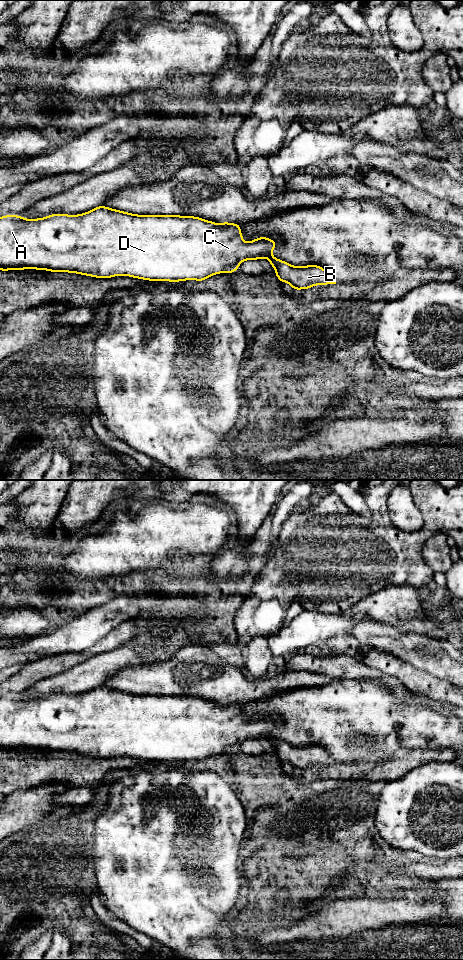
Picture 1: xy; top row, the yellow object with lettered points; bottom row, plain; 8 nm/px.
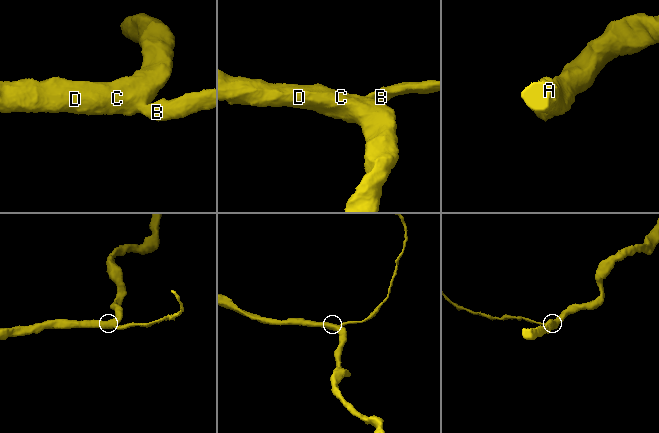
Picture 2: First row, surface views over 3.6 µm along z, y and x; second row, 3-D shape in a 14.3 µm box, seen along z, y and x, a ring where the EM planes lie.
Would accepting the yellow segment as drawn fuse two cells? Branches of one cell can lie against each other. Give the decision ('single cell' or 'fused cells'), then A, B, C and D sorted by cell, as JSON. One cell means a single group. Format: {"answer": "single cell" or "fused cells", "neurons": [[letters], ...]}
{"answer": "single cell", "neurons": [["A", "B", "C", "D"]]}

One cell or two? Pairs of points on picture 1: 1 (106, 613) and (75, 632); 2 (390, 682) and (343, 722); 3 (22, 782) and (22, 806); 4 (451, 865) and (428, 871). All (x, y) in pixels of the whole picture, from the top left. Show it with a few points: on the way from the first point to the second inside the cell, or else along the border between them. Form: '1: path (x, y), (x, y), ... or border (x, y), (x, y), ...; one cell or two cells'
1: path (98, 621), (83, 631); one cell
2: border (384, 687), (394, 697), (403, 701); two cells
3: border (45, 783), (32, 788), (17, 789), (10, 794); two cells
4: path (445, 871), (434, 871); one cell

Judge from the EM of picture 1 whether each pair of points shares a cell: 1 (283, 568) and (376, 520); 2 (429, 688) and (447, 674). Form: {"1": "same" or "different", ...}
{"1": "same", "2": "different"}

